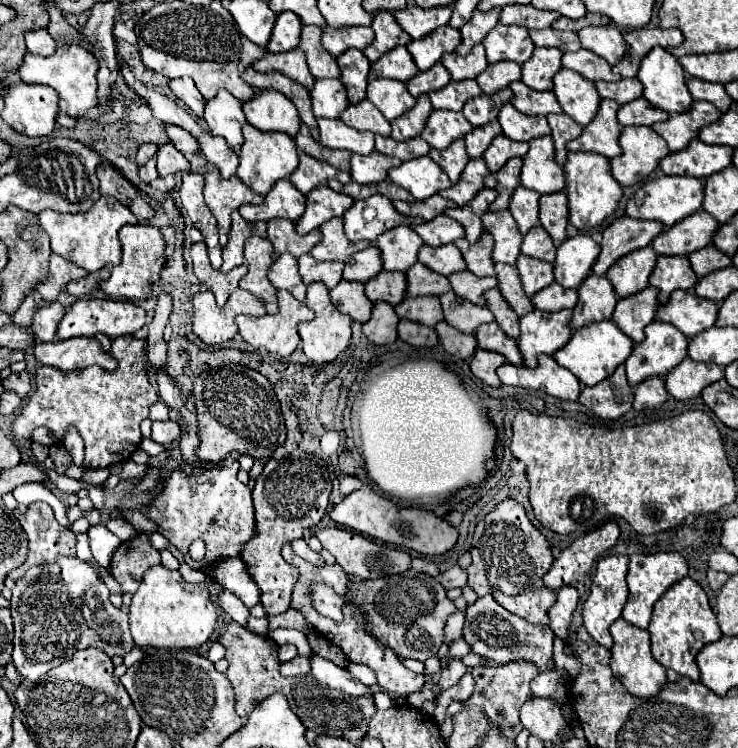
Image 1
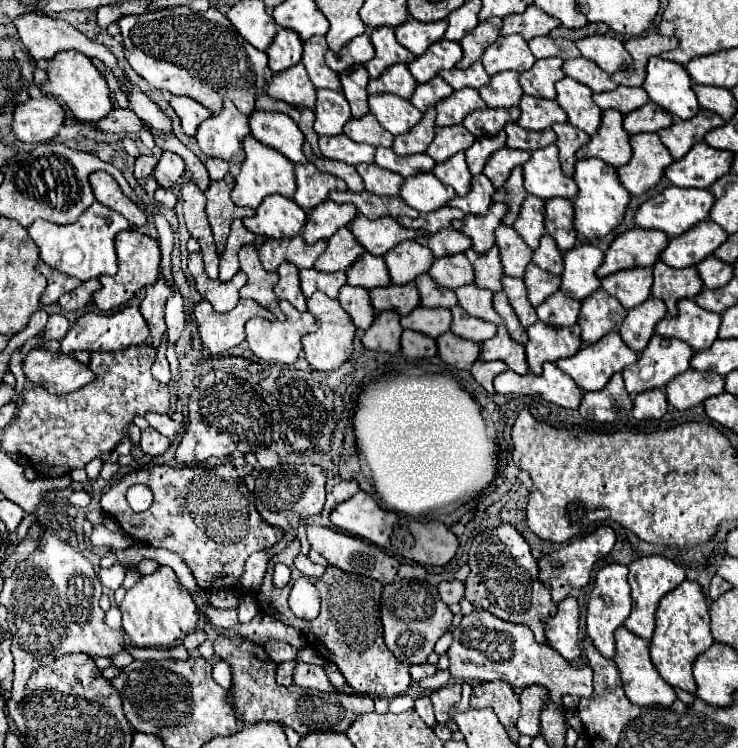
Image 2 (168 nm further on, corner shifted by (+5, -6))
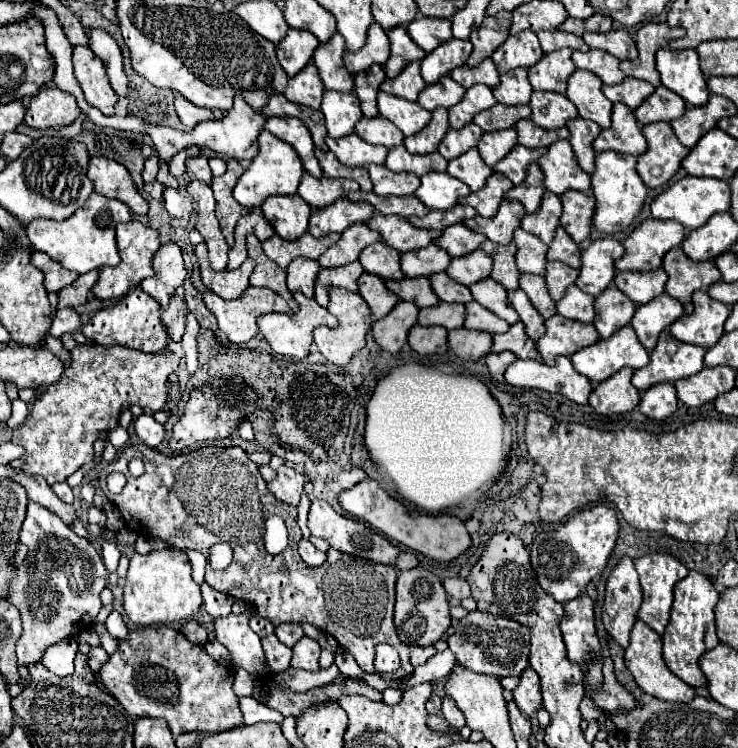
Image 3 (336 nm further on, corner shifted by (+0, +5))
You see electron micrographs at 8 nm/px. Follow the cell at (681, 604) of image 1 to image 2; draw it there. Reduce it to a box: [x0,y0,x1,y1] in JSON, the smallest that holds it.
[650,581,714,693]

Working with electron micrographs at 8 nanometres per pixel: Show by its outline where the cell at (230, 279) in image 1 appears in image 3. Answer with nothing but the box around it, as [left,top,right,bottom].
[195,242,255,300]

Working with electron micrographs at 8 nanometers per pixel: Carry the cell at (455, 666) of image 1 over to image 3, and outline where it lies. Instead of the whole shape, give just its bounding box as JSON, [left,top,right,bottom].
[443,696,465,728]

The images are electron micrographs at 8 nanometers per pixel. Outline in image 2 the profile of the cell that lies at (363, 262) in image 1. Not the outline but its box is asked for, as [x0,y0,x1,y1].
[346,253,390,289]

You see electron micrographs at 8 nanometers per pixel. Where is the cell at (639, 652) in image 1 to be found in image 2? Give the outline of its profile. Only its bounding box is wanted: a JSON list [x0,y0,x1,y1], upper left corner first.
[614,627,676,707]

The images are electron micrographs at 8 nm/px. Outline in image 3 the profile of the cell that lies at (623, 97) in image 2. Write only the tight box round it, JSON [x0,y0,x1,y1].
[603,78,655,110]

